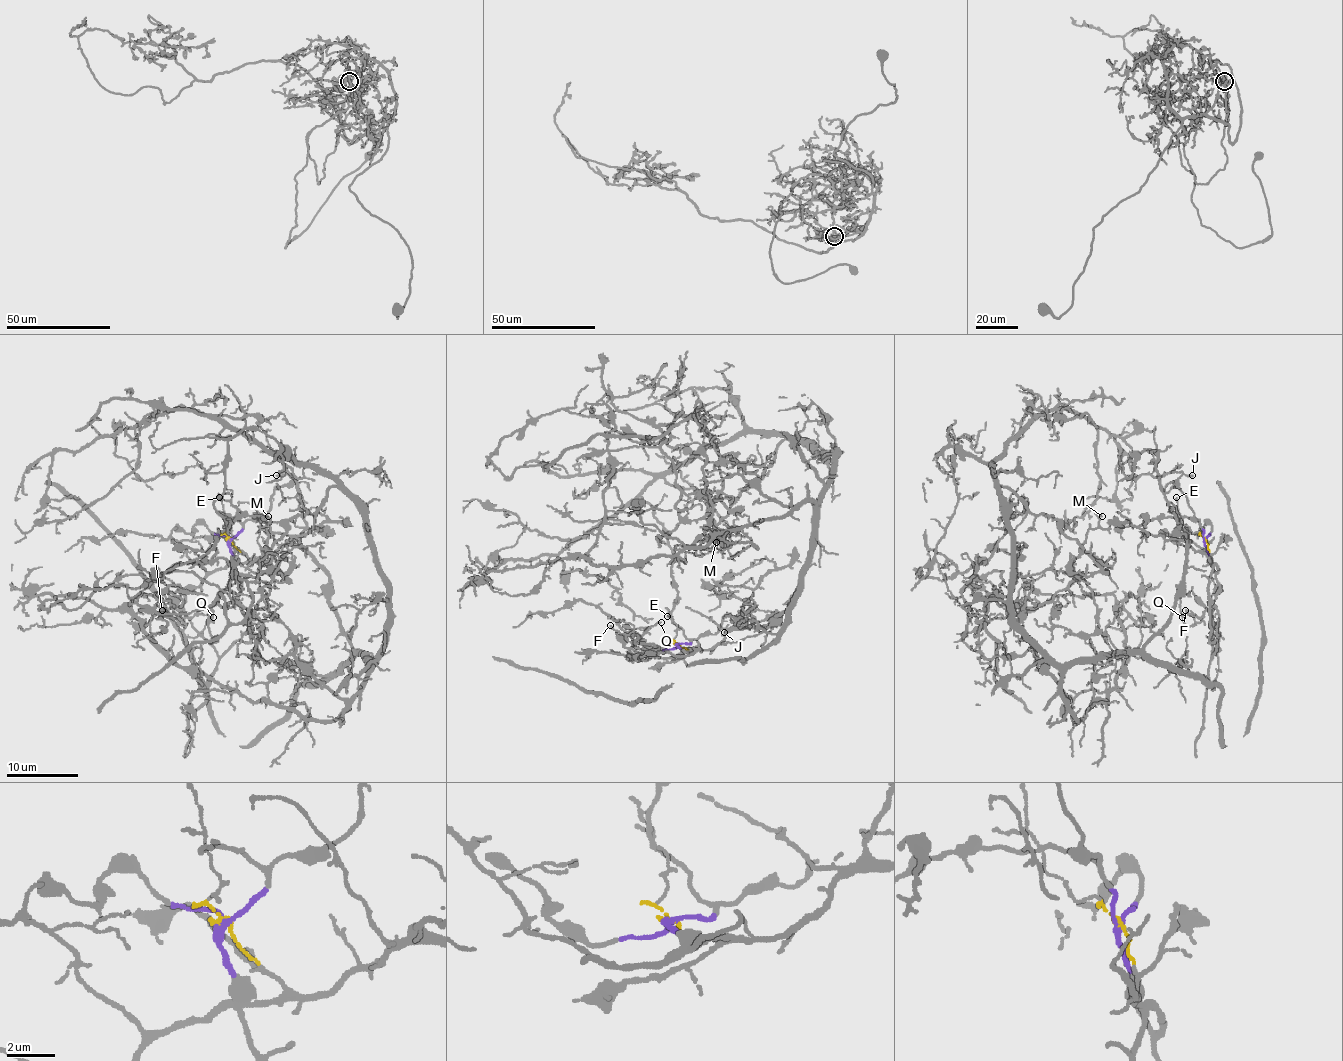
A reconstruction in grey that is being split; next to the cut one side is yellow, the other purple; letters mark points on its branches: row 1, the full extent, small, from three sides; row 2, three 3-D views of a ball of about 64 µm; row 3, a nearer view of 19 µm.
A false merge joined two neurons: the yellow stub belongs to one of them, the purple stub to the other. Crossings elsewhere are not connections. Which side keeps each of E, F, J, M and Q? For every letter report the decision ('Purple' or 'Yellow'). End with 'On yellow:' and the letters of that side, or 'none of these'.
E: Purple
F: Purple
J: Purple
M: Yellow
Q: Purple
On yellow: M

